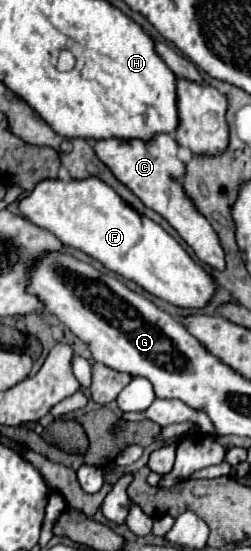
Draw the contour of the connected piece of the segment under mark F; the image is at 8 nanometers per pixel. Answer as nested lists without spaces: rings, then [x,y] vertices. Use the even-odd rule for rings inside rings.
[[[97,176],[83,180],[43,180],[19,200],[19,212],[35,226],[55,234],[65,246],[99,260],[107,270],[137,282],[143,290],[181,308],[203,308],[215,292],[213,278],[193,262],[181,244],[157,222],[143,220]]]

